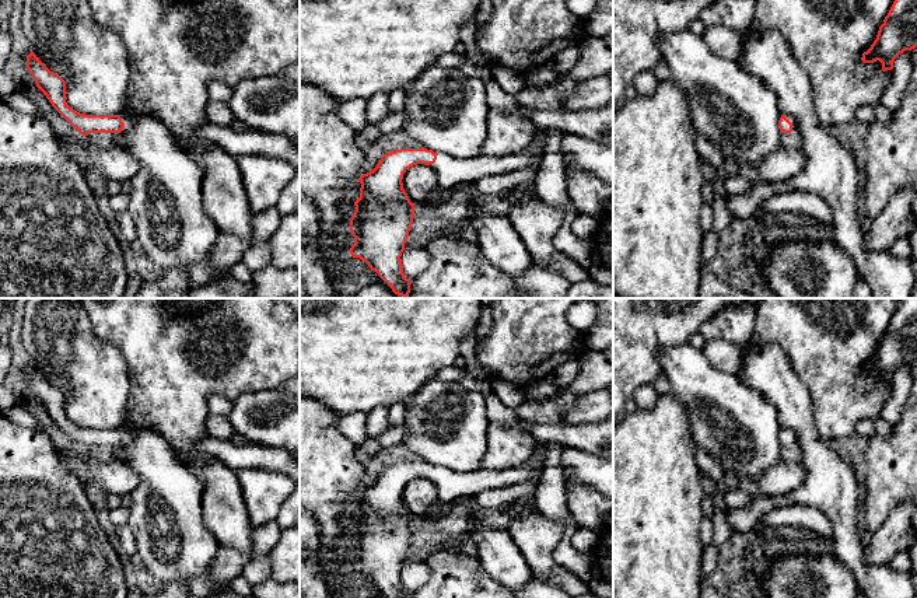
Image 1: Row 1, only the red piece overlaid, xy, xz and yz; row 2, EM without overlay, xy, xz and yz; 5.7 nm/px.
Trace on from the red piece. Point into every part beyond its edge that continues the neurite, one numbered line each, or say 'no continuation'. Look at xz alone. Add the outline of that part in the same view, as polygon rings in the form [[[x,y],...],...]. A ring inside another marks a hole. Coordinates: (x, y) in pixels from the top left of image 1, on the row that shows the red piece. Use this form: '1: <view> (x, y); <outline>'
1: xz (451, 172); [[[532,141],[519,153],[503,157],[476,155],[473,158],[455,158],[445,153],[437,153],[437,160],[428,167],[434,169],[441,189],[451,189],[465,183],[473,183],[487,175],[498,175],[515,171],[529,162],[533,155],[545,155],[543,147]]]

